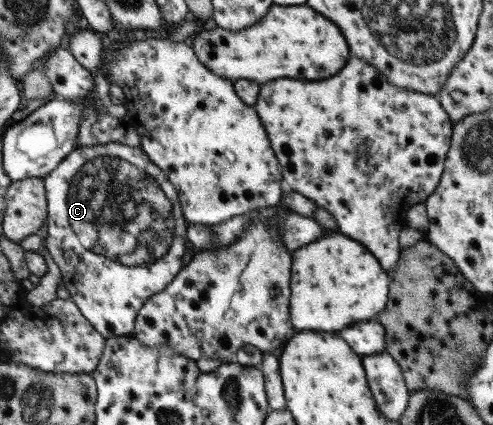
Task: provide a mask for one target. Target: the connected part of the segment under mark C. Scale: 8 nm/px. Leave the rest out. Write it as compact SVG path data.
M122 143L75 147L42 181L47 209L47 256L58 266L60 285L70 294L69 300L104 339L130 335L142 304L162 291L182 269L180 259L185 253L184 235L196 250L206 250L211 242L209 226L186 223L176 188L139 147Z

